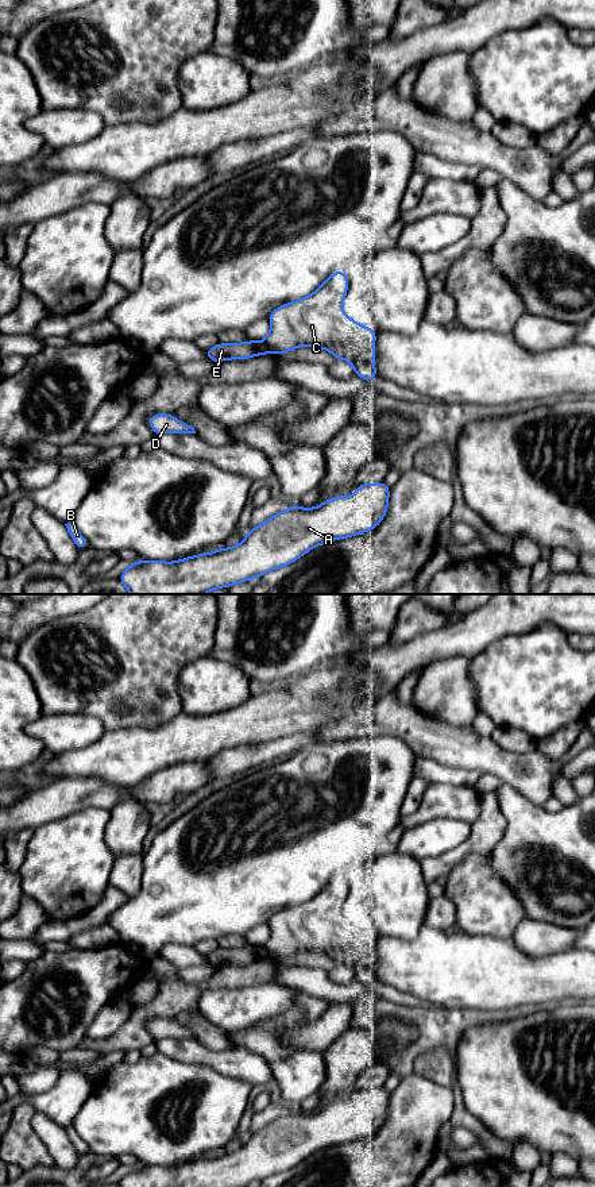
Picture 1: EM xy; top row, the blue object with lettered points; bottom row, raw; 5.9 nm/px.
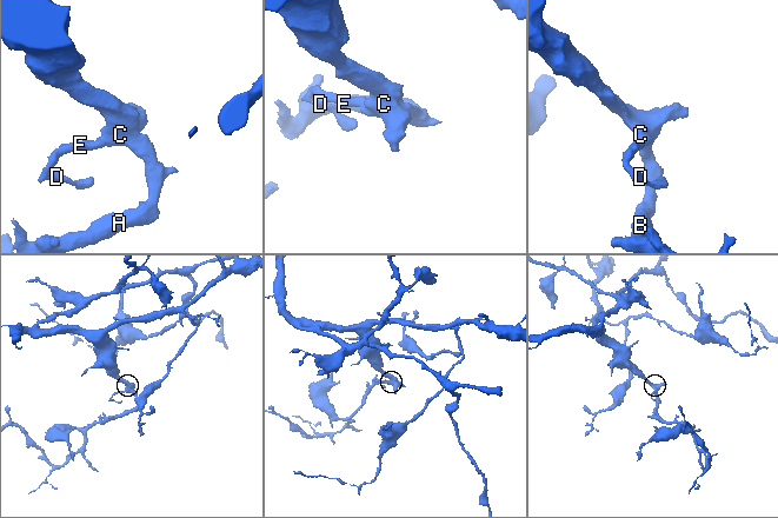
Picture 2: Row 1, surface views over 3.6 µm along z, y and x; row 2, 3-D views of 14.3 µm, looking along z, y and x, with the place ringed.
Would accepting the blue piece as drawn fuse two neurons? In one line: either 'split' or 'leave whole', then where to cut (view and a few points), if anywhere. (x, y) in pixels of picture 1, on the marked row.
split; cut xy (263, 340), (277, 353)

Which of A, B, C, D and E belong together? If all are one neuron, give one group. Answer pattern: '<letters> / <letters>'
A B C / D E

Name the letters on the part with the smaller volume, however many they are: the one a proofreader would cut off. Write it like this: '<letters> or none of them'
D, E

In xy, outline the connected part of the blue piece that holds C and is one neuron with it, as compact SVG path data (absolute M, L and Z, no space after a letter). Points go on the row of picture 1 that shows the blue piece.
M333 271L327 281L308 297L278 307L268 315L271 329L263 340L277 354L286 354L301 346L328 350L335 358L344 359L353 366L355 375L370 381L380 375L374 366L376 332L347 317L343 301L348 292L348 277L344 271Z

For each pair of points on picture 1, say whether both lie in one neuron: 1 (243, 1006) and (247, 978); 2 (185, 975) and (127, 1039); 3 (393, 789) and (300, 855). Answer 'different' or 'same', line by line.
1: different
2: different
3: same

